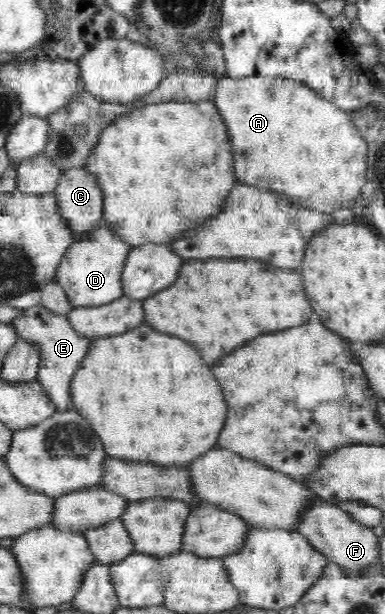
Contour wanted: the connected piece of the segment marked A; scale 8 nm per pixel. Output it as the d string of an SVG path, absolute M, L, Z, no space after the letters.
M224 77L217 83L214 101L227 122L235 148L234 166L239 183L285 193L285 197L293 197L293 201L301 201L309 209L325 209L325 213L352 209L365 185L369 145L351 115L308 86L285 78Z

